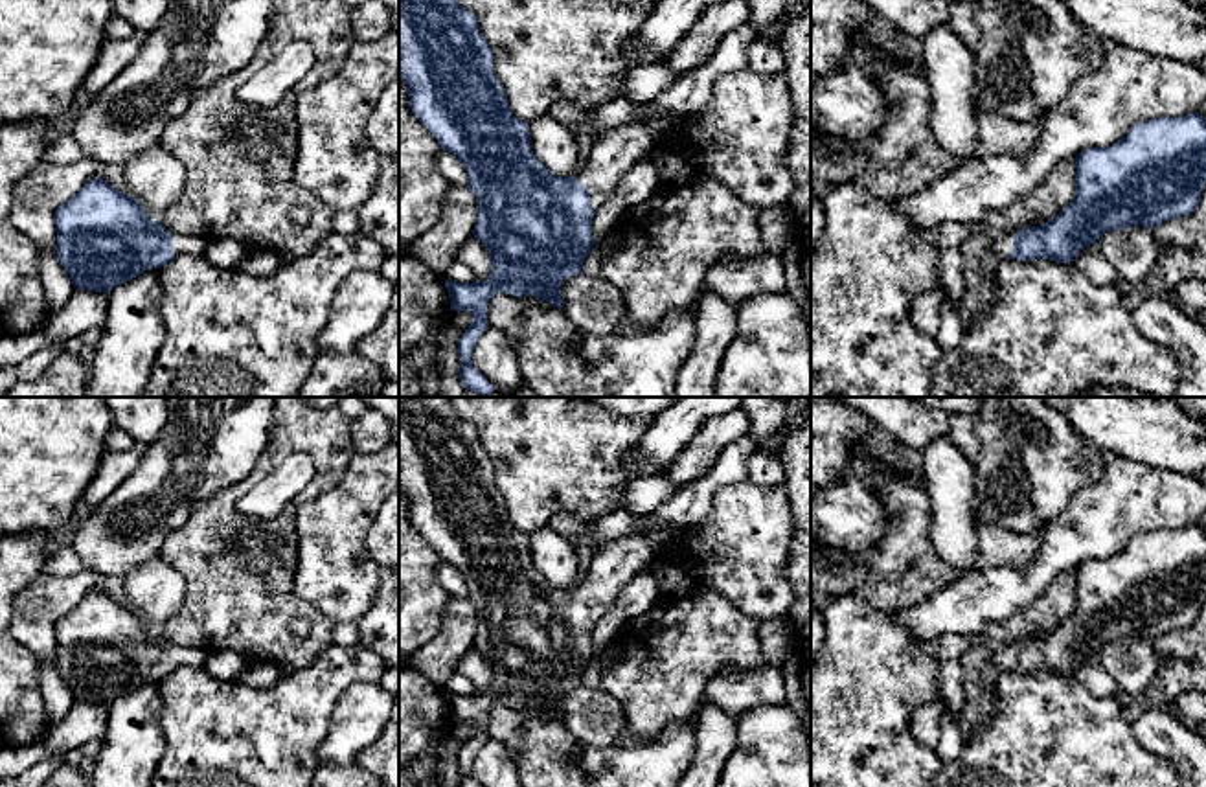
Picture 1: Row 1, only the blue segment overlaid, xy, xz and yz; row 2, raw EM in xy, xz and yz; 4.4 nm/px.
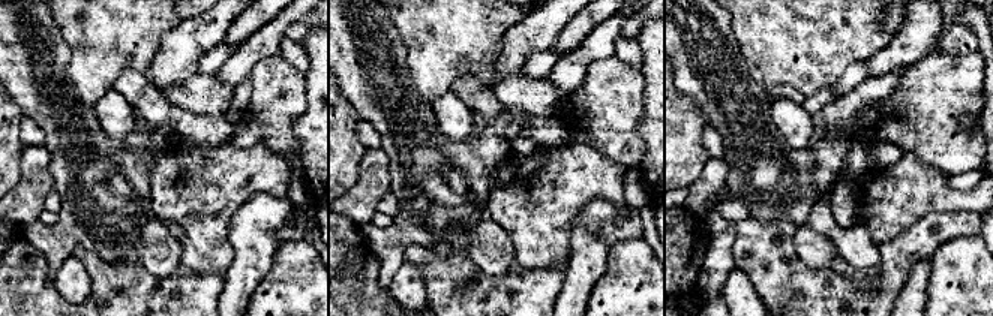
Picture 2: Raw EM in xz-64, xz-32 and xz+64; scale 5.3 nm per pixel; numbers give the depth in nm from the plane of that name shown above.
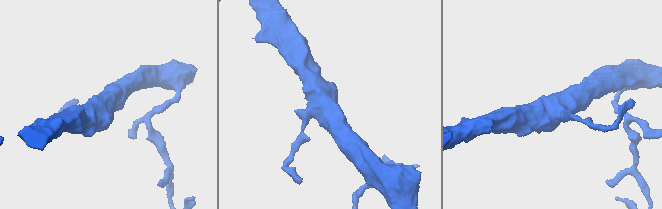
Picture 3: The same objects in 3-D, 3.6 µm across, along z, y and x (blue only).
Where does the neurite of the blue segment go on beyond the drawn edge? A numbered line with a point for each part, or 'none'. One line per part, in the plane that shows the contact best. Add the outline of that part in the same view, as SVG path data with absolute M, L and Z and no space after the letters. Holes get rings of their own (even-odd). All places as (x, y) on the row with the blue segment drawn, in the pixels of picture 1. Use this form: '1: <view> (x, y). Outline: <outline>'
1: xz (616, 149). Outline: M640 120L607 129L592 140L592 153L574 177L586 188L594 210L614 195L625 173L645 160L654 145L649 129Z

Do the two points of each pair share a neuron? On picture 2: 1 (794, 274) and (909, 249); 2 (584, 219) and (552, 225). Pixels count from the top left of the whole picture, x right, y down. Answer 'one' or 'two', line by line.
1: one
2: two

